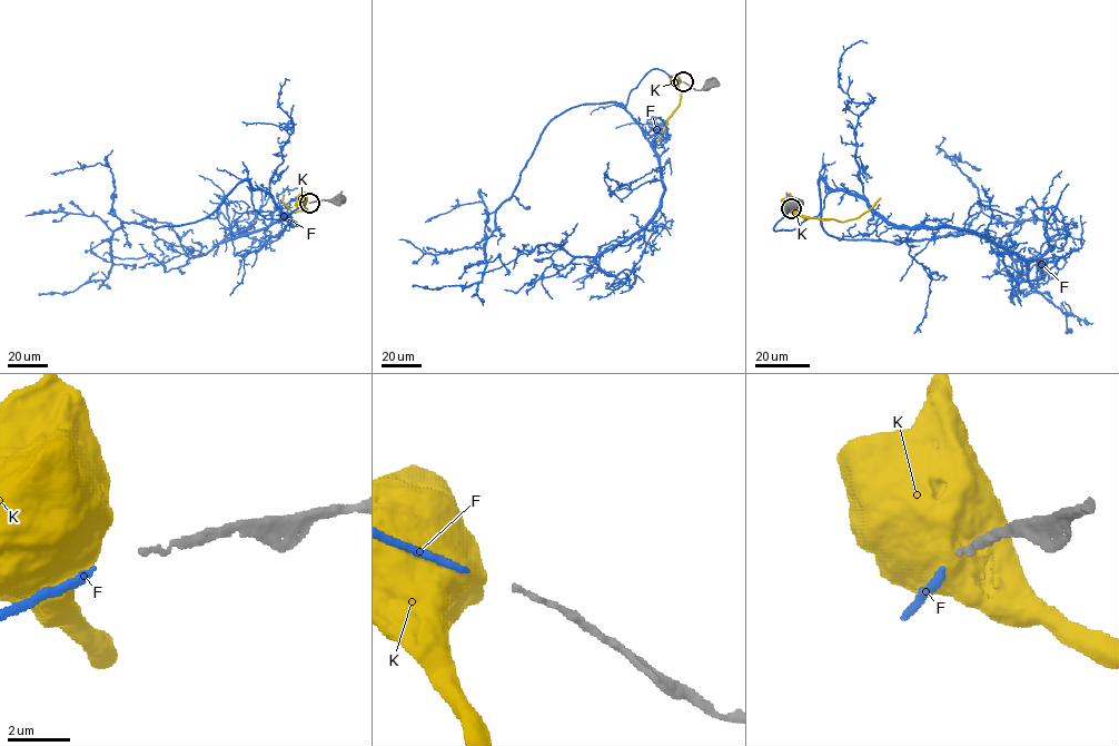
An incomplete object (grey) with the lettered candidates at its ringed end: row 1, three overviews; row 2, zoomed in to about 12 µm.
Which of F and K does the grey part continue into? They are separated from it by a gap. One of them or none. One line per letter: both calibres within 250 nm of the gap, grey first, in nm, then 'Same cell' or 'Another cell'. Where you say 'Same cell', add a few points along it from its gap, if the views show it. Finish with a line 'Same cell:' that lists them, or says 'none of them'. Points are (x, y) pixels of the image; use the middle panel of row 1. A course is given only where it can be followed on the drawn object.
F: Thickness 170 nm (grey) against 240 nm. Same cell. Its course: (680, 80), (653, 69), (624, 108), (582, 104), (556, 116), (496, 210), (482, 280), (413, 286)
K: Thickness 170 nm (grey) against 1000 nm. Another cell
Same cell: F

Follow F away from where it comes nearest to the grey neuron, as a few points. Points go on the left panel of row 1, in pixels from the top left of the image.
F: (306, 204), (265, 218), (243, 179), (194, 223), (154, 228), (121, 222), (105, 280), (39, 293)

